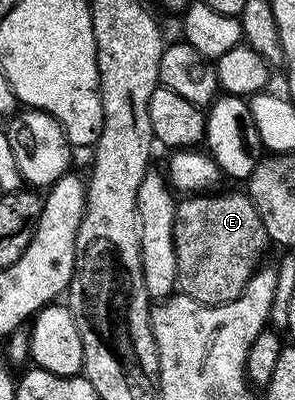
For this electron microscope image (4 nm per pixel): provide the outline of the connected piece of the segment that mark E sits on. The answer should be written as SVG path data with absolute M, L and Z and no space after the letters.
M200 192L184 197L175 208L178 289L202 306L237 300L269 247L265 224L261 224L261 216L257 216L257 208L246 193L219 193Z

